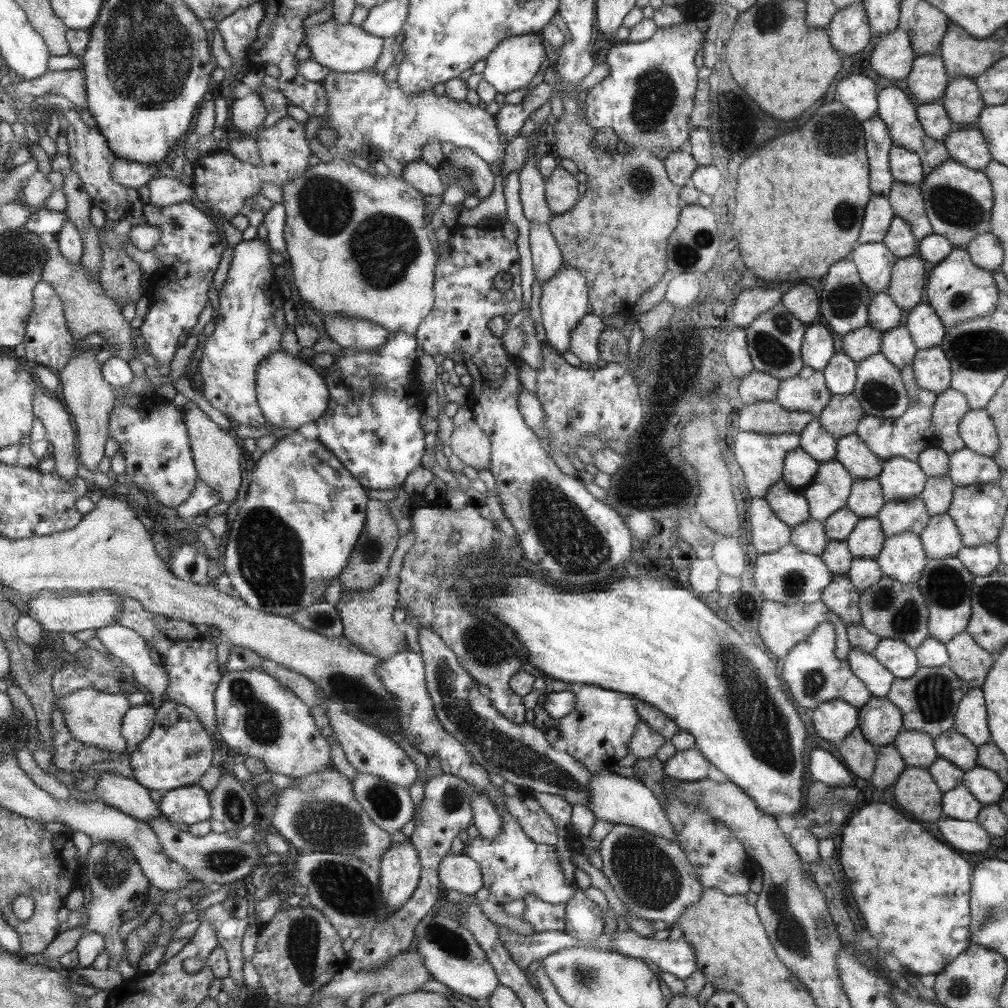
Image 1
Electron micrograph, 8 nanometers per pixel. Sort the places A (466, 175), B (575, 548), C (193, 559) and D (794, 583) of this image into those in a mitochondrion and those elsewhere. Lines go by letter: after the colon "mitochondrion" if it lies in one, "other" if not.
A: mitochondrion
B: mitochondrion
C: other
D: mitochondrion

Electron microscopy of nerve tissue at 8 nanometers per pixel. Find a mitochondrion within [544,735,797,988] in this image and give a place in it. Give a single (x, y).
(647, 874)

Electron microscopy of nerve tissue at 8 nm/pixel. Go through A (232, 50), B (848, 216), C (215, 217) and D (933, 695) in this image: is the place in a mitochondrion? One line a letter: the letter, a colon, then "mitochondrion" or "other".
A: other
B: mitochondrion
C: other
D: mitochondrion

